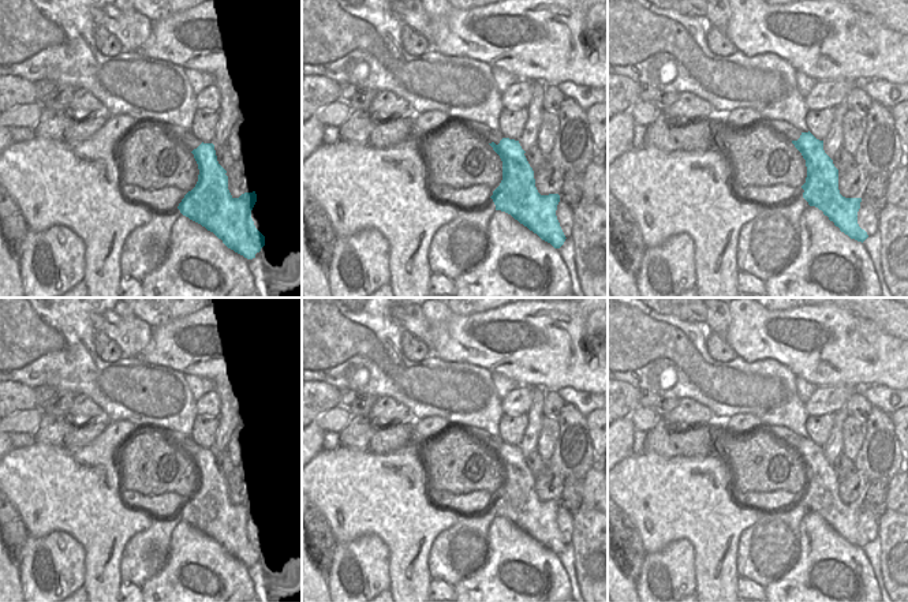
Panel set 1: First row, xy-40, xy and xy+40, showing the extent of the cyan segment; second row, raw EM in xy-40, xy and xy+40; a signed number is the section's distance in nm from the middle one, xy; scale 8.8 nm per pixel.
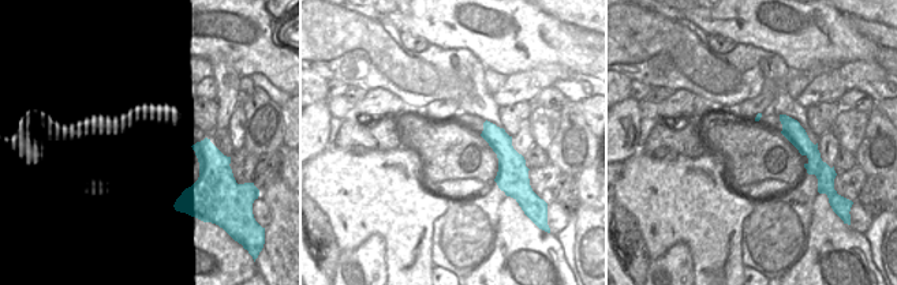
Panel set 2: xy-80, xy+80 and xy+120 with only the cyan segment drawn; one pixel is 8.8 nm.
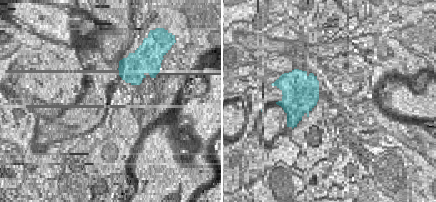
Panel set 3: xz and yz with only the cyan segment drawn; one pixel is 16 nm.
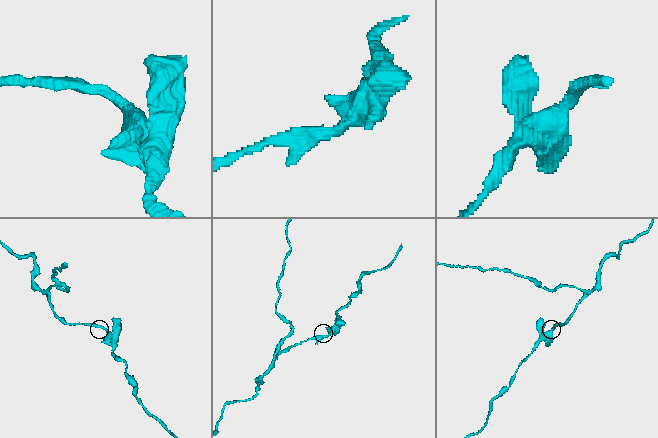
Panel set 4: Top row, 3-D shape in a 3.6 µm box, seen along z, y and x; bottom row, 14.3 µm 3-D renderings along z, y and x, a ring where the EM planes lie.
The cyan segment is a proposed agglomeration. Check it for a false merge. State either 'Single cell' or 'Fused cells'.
Fused cells

